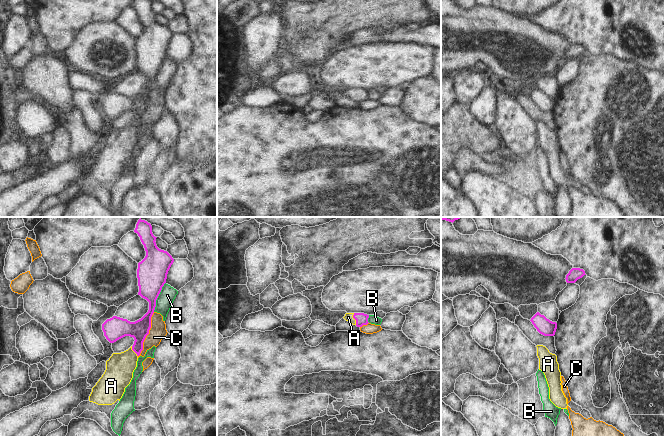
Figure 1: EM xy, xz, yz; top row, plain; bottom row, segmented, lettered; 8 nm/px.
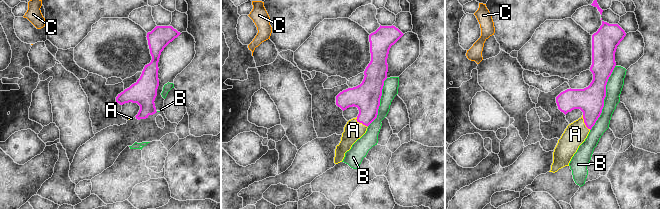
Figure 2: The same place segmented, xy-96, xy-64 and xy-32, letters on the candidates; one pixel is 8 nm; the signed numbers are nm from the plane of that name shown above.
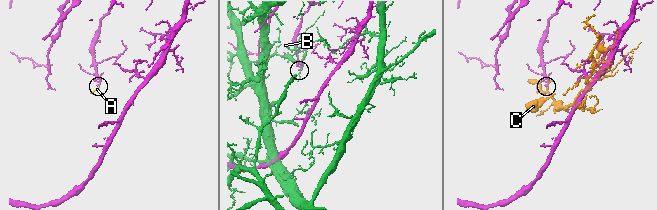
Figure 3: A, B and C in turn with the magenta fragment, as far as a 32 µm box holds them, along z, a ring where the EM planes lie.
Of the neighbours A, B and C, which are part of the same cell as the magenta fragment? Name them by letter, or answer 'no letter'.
A

